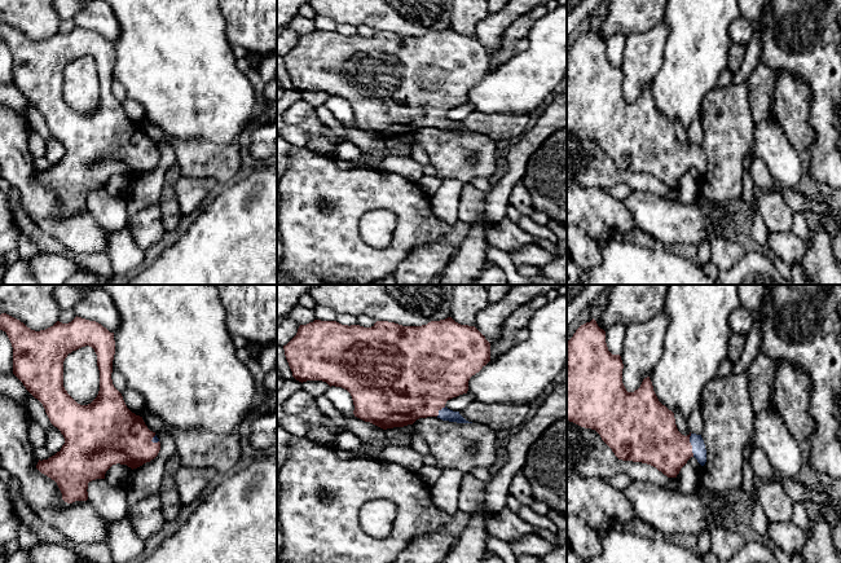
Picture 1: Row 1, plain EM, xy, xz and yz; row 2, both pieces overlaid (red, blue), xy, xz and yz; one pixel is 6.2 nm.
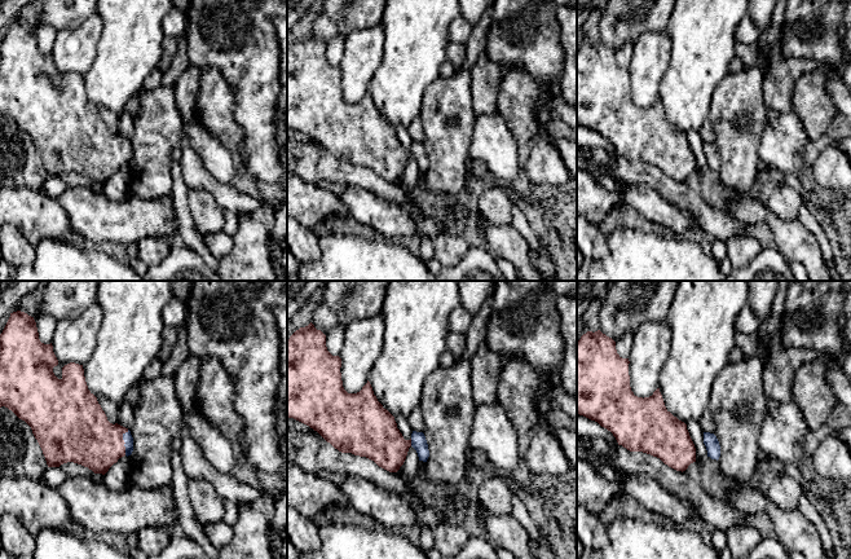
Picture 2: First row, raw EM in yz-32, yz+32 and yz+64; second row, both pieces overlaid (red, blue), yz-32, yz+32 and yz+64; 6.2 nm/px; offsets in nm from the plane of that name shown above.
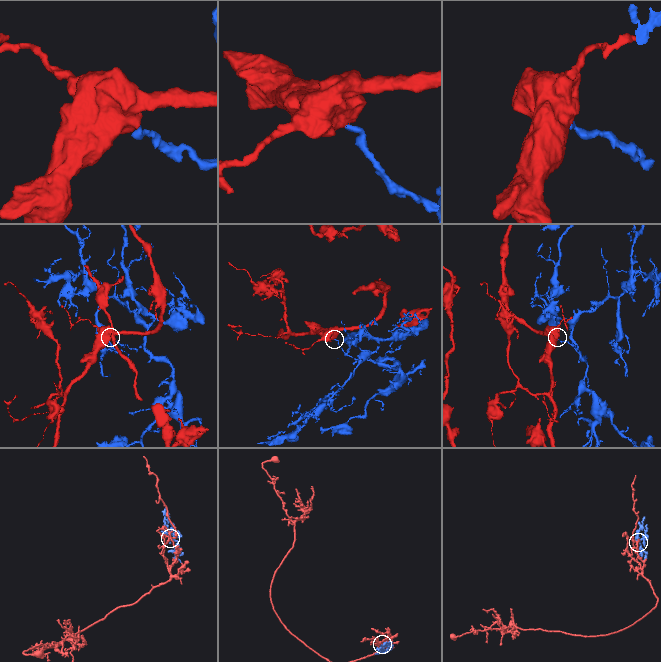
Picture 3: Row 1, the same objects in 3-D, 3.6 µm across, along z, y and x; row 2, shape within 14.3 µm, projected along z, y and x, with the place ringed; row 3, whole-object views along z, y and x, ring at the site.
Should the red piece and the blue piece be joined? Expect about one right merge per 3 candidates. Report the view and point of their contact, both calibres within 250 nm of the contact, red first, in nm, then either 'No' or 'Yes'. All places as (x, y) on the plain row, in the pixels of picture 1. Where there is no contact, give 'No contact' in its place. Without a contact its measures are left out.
Touches red at yz (691, 155). Thickness 320 nm (red) against 90 nm. Yes

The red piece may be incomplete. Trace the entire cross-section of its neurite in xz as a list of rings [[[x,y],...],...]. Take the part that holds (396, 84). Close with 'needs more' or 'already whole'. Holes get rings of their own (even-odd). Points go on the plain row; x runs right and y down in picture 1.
[[[452,27],[431,31],[422,36],[402,36],[388,31],[377,31],[371,38],[342,35],[336,31],[314,30],[300,35],[296,45],[283,56],[285,66],[299,92],[322,91],[330,97],[347,100],[353,110],[355,127],[383,140],[413,135],[419,128],[437,127],[442,131],[472,133],[459,122],[445,116],[446,111],[467,104],[468,91],[490,71],[490,53],[475,38],[461,35]]] | needs more

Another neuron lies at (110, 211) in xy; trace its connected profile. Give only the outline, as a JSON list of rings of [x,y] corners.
[[[105,189],[88,193],[88,211],[107,232],[123,229],[128,221],[127,198],[109,194]]]

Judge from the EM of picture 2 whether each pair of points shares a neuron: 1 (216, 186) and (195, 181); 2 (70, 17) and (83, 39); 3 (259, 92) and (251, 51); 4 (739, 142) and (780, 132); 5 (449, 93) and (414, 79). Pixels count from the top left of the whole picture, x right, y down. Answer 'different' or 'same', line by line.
1: same
2: different
3: same
4: different
5: different

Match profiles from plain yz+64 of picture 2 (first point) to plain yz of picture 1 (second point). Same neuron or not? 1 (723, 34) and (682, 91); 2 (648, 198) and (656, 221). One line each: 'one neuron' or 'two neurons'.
1: one neuron
2: one neuron

